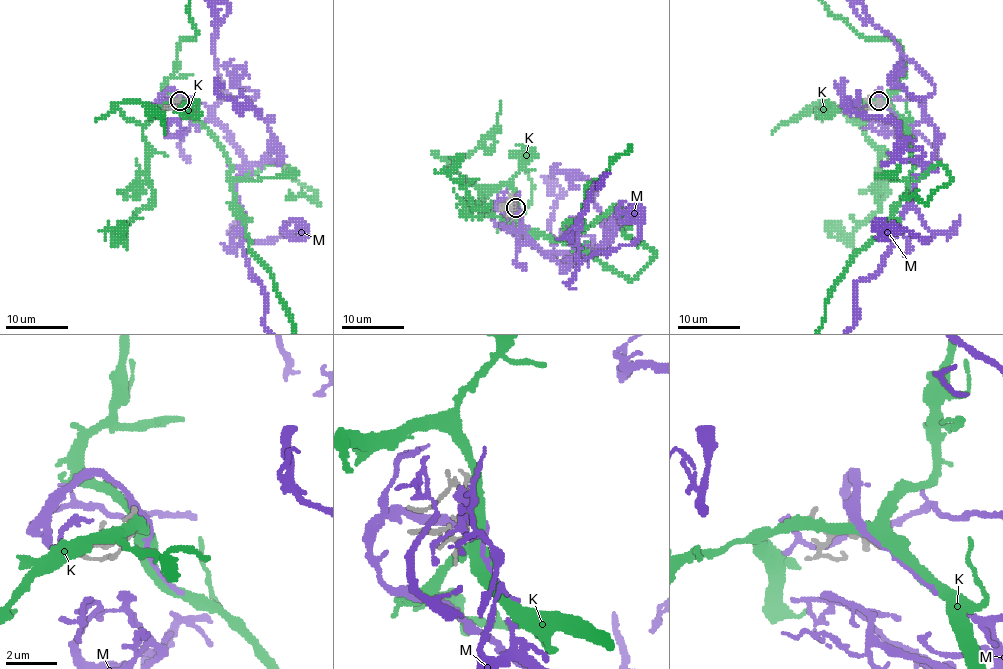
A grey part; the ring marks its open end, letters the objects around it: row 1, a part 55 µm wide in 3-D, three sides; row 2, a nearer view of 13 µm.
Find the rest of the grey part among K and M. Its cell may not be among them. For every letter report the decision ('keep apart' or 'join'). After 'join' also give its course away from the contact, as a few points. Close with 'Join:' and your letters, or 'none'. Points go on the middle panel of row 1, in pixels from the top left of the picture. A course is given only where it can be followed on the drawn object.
K: keep apart
M: join
Join: M

